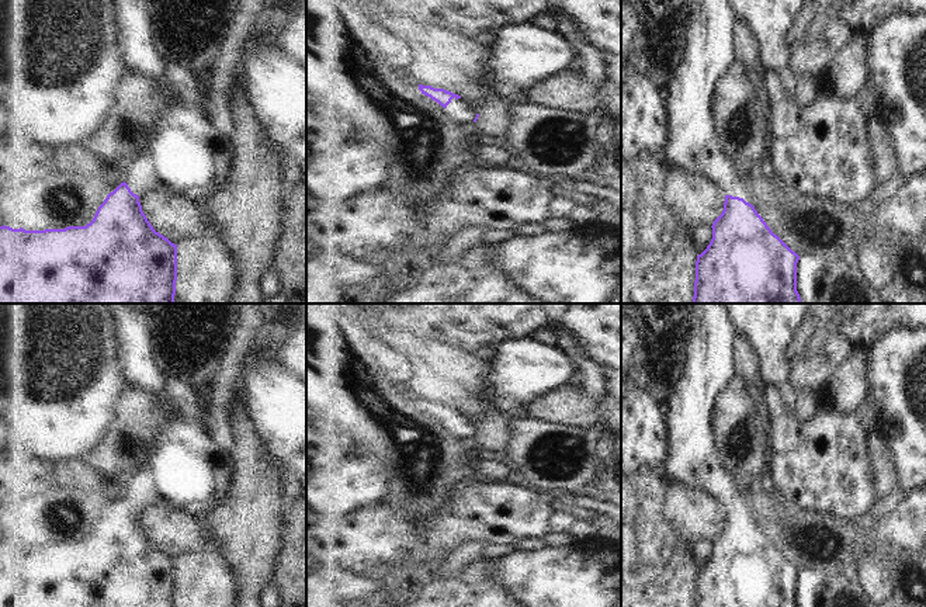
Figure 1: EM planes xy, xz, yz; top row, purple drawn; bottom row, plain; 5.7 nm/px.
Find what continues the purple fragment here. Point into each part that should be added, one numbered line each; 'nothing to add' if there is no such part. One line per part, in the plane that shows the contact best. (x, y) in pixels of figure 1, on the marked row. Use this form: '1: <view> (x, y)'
1: xz (465, 108)

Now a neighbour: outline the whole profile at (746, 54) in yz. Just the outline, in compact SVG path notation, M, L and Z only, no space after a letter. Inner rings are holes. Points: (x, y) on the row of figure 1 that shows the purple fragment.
M736 17L733 21L732 45L733 59L729 65L729 70L749 77L756 97L766 103L766 97L763 94L763 73L766 70L760 46L750 25L741 17Z

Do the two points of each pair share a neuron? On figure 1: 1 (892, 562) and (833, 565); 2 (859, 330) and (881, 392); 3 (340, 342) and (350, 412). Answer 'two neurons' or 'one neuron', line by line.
1: one neuron
2: two neurons
3: one neuron

